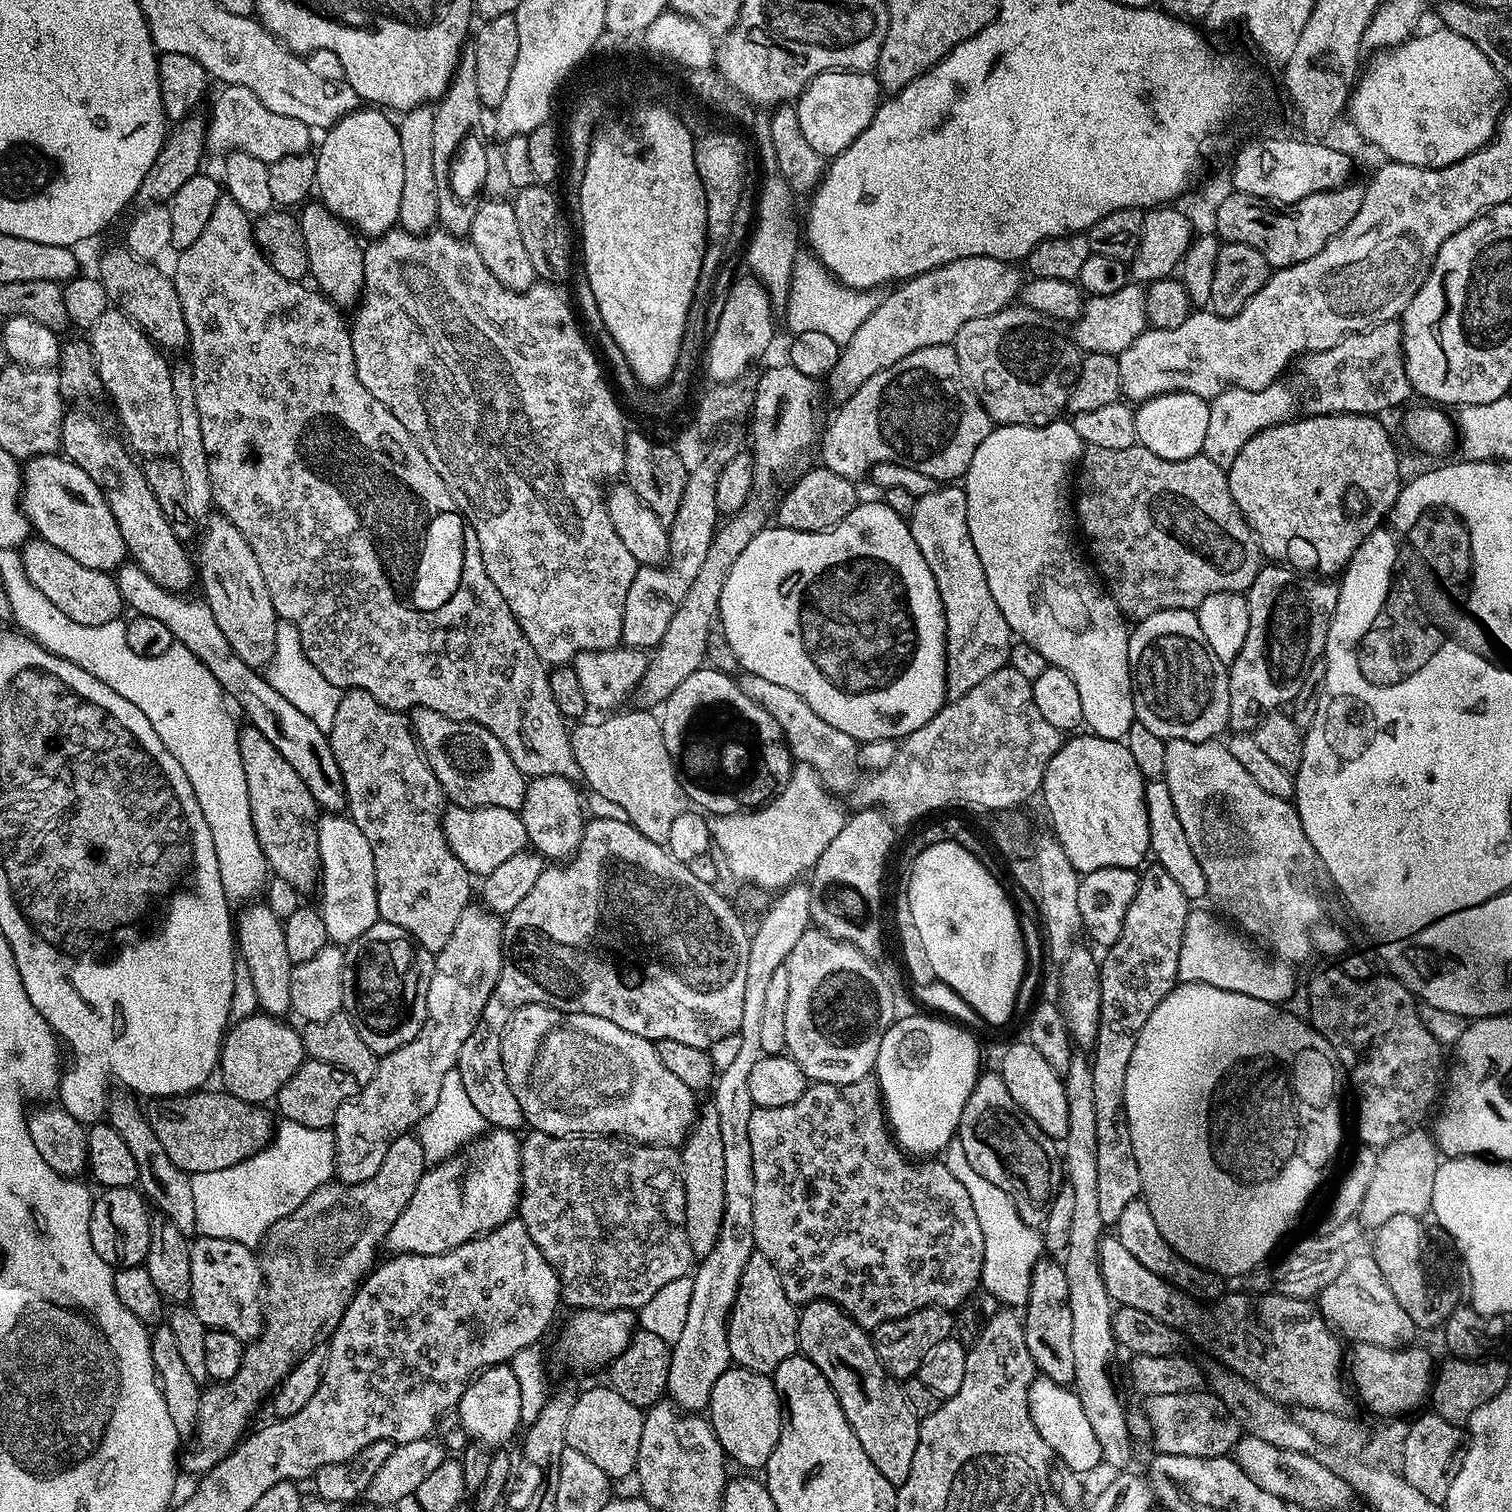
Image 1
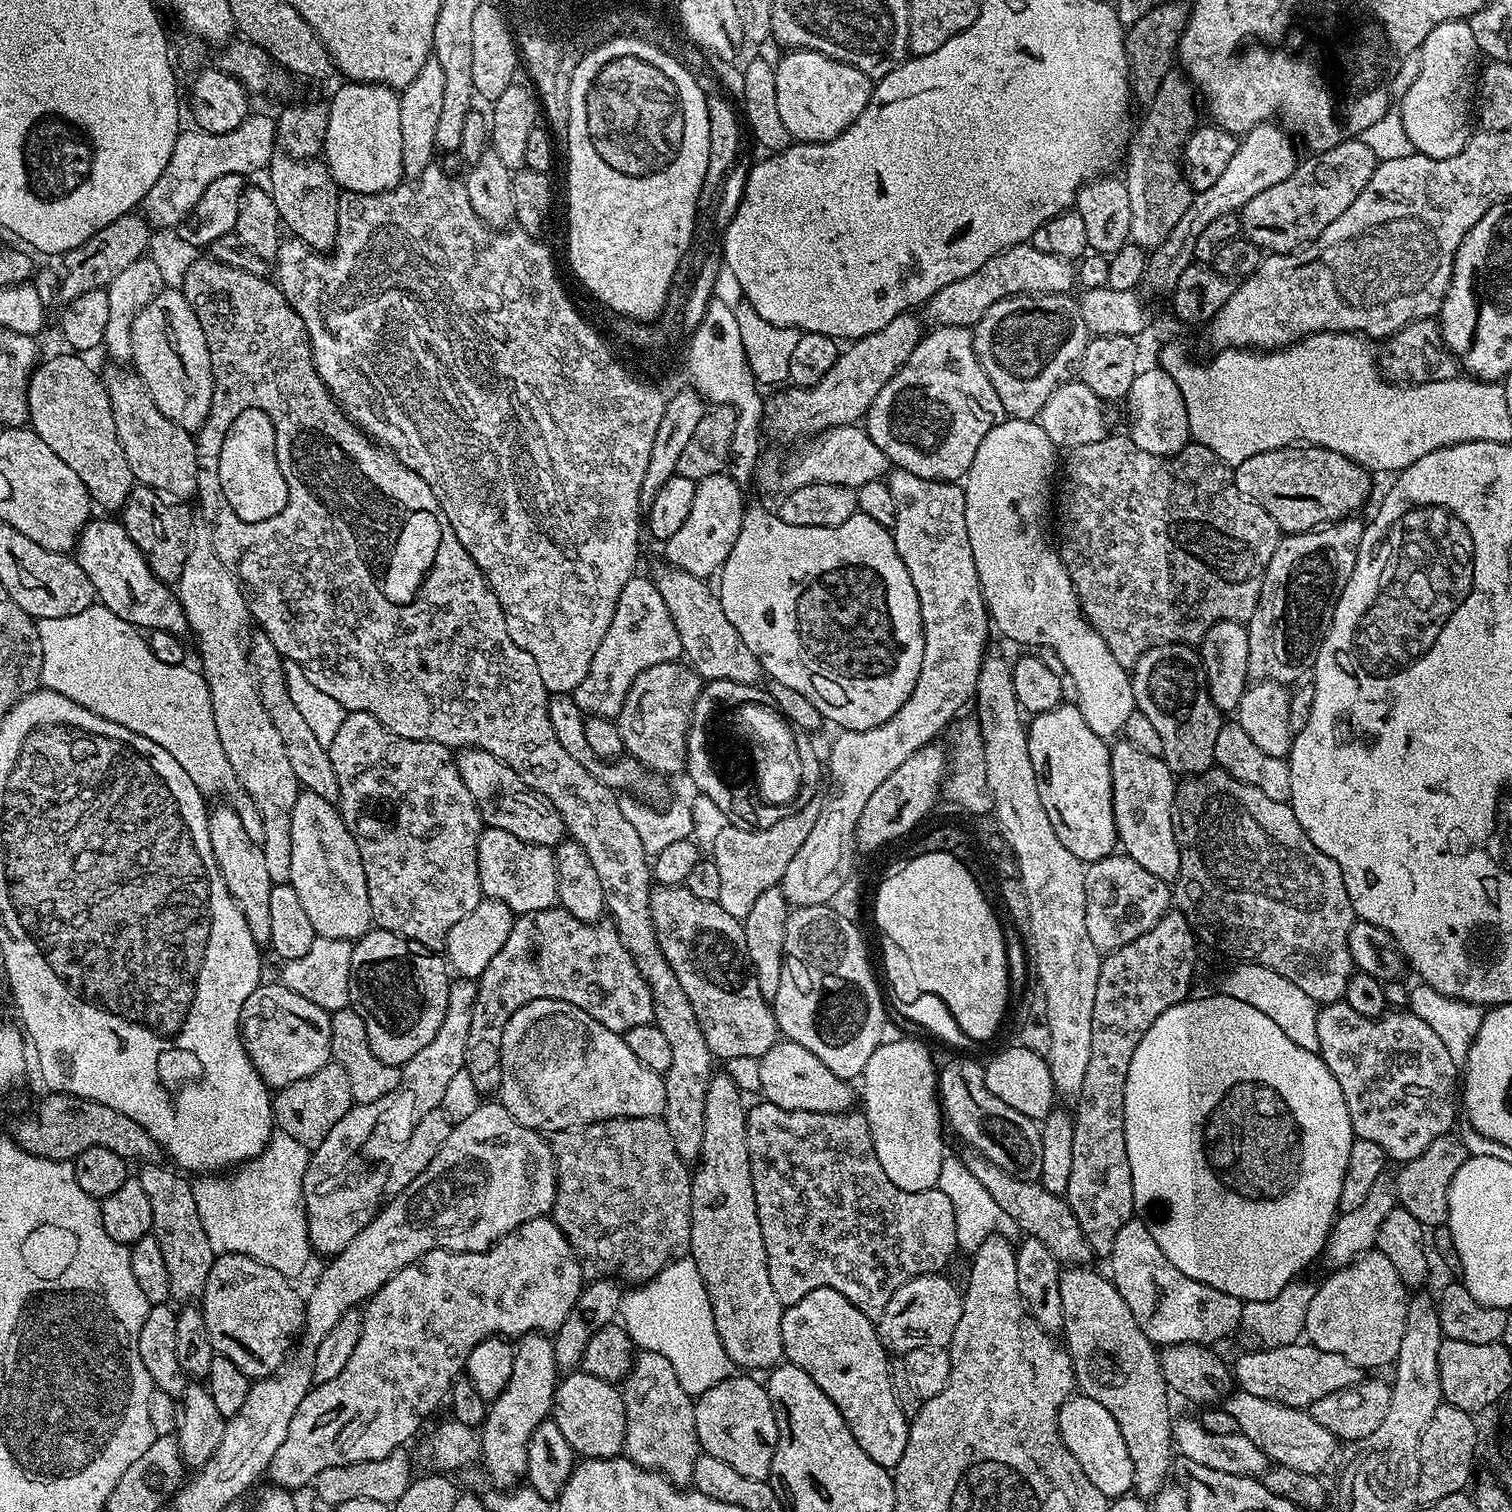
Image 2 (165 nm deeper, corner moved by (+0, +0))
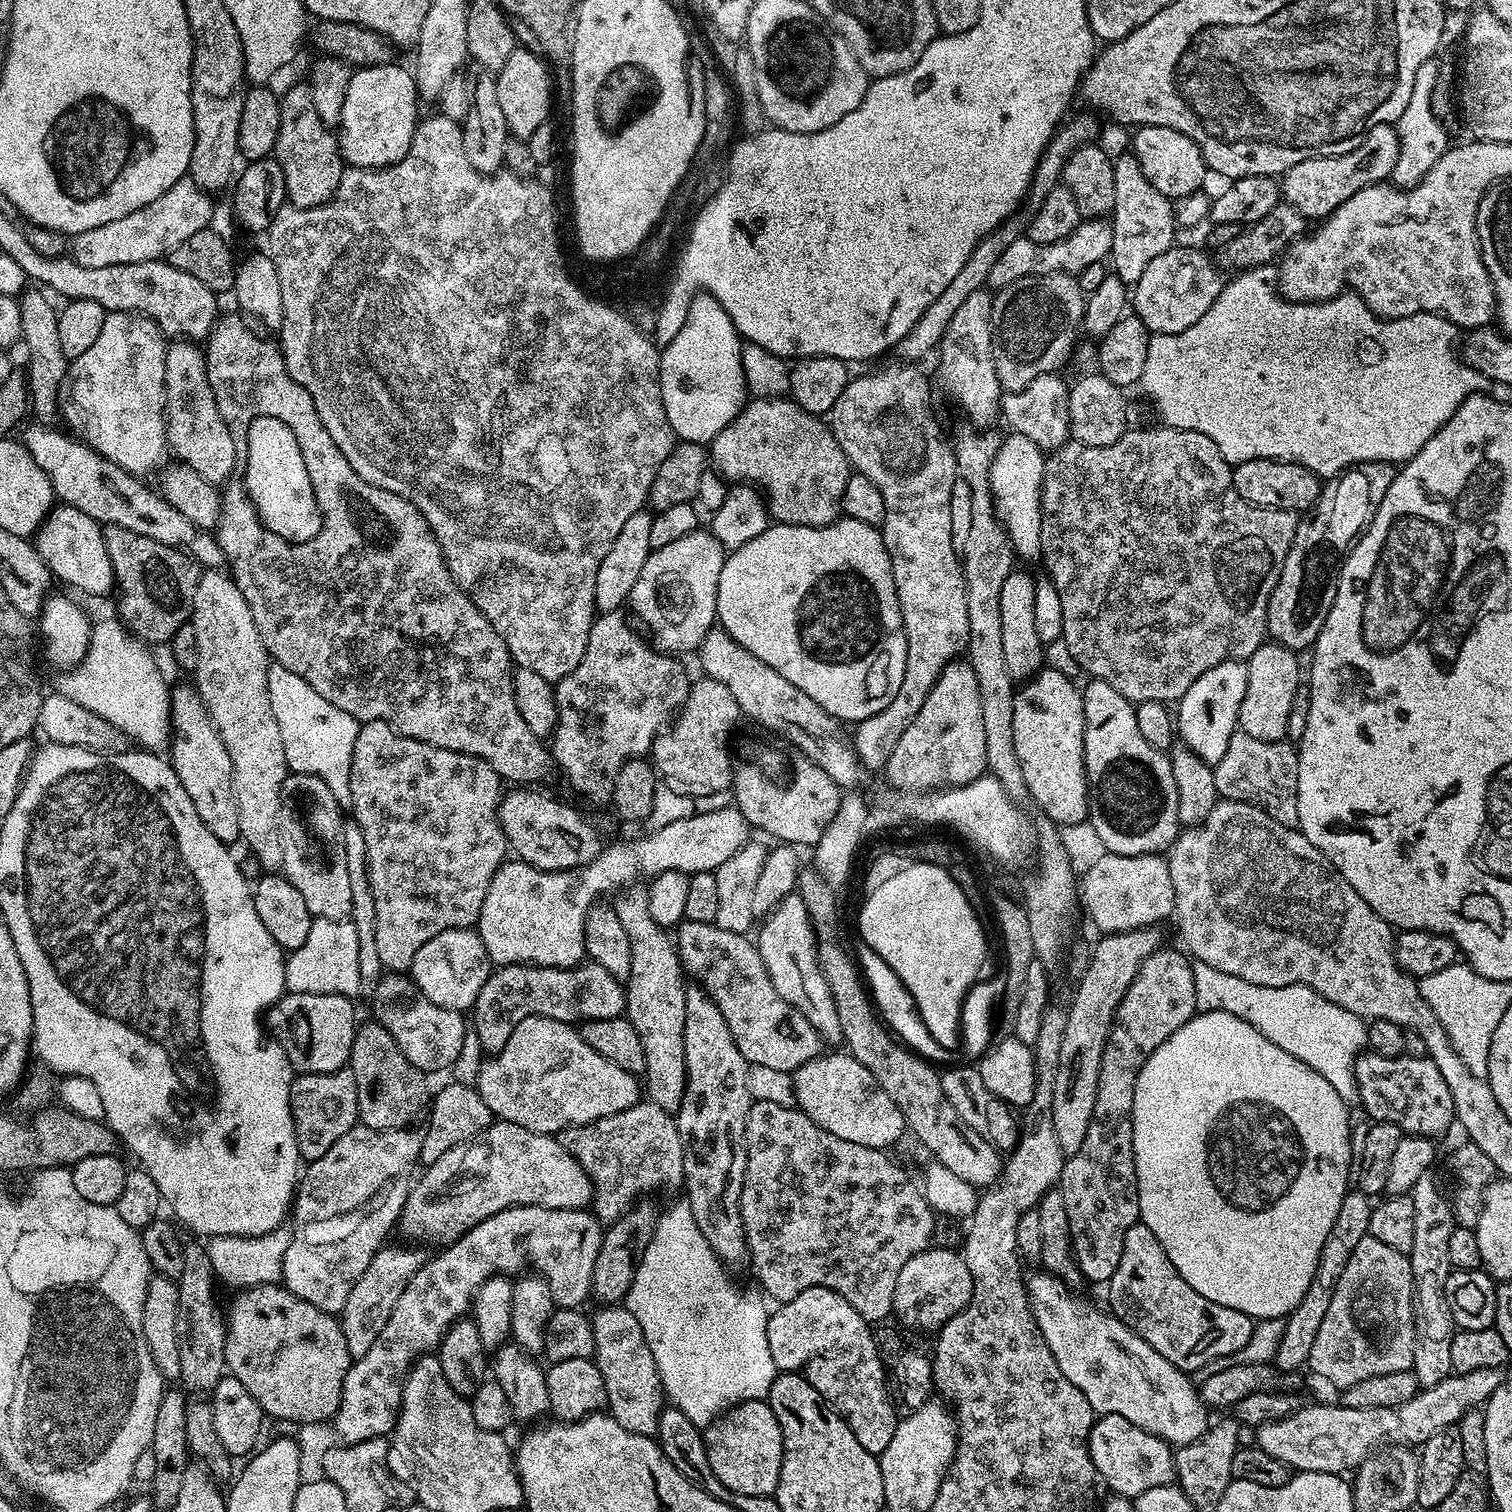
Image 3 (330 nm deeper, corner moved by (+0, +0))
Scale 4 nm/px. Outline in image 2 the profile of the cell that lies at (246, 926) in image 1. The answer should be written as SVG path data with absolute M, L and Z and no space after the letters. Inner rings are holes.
M220 802L208 813L208 829L210 830L210 850L214 850L214 858L220 867L222 878L236 899L236 904L250 926L250 934L254 934L257 944L264 946L270 938L270 890L272 879L266 870L266 854L262 854L260 841L246 834L246 826L242 826L242 818L238 818L235 807L228 802Z

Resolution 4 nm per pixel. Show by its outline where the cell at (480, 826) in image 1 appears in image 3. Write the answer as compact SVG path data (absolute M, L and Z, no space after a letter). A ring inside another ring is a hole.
M728 806L728 808L716 808L713 812L697 811L695 815L682 818L680 821L672 821L668 825L661 828L649 831L649 836L644 836L641 840L622 840L618 844L612 844L603 849L600 855L592 861L591 864L583 864L580 868L568 868L565 872L551 872L550 870L540 870L538 866L530 866L524 860L519 858L505 859L501 864L500 869L494 874L494 878L490 882L490 890L486 890L486 902L482 902L482 910L480 911L480 919L478 921L478 931L482 942L486 946L486 954L489 961L493 965L503 966L506 964L541 964L547 968L575 968L577 964L585 959L586 953L584 950L584 923L586 922L586 914L592 908L592 905L597 903L607 892L615 893L617 890L627 889L629 886L635 885L639 876L643 878L651 878L660 872L666 870L678 870L679 872L687 872L689 874L694 872L715 872L717 868L722 866L722 862L726 862L726 858L733 856L743 844L749 843L750 825L735 806Z

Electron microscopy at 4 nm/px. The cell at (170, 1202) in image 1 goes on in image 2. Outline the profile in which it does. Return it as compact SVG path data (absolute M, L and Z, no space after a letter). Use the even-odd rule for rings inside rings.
M163 1163L144 1164L141 1172L138 1173L142 1190L146 1190L146 1198L150 1198L151 1235L156 1237L158 1246L162 1246L166 1274L170 1274L171 1299L196 1302L204 1295L206 1278L210 1278L210 1266L216 1261L217 1254L212 1252L209 1239L203 1229L189 1177L171 1167L168 1167L169 1169L164 1167Z

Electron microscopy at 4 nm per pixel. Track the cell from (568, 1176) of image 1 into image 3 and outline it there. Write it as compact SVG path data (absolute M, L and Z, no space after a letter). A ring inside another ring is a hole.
M641 1102L630 1106L625 1112L618 1114L610 1114L606 1118L598 1118L589 1124L582 1126L574 1126L573 1128L566 1128L559 1133L558 1139L560 1144L571 1156L575 1156L578 1163L582 1166L582 1170L586 1170L586 1174L592 1183L592 1203L590 1205L591 1211L594 1213L597 1220L603 1222L605 1225L610 1225L615 1222L622 1214L626 1214L626 1210L632 1207L637 1200L641 1199L645 1194L656 1194L652 1192L680 1192L684 1186L684 1147L682 1146L682 1138L678 1134L678 1126L676 1125L673 1113L662 1110L654 1103Z

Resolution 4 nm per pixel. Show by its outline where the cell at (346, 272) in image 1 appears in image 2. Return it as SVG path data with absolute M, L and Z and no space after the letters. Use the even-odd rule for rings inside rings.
M281 150L272 153L272 160L266 169L267 187L280 215L283 227L293 237L316 252L328 254L335 249L338 222L340 221L341 188L336 185L323 159L299 160Z

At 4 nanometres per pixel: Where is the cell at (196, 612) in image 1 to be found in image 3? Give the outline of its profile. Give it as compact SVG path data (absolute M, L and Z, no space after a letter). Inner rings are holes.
M60 504L48 513L34 537L36 552L46 562L53 577L88 596L104 596L114 588L110 554L106 554L104 529L90 514L74 510L74 506Z

